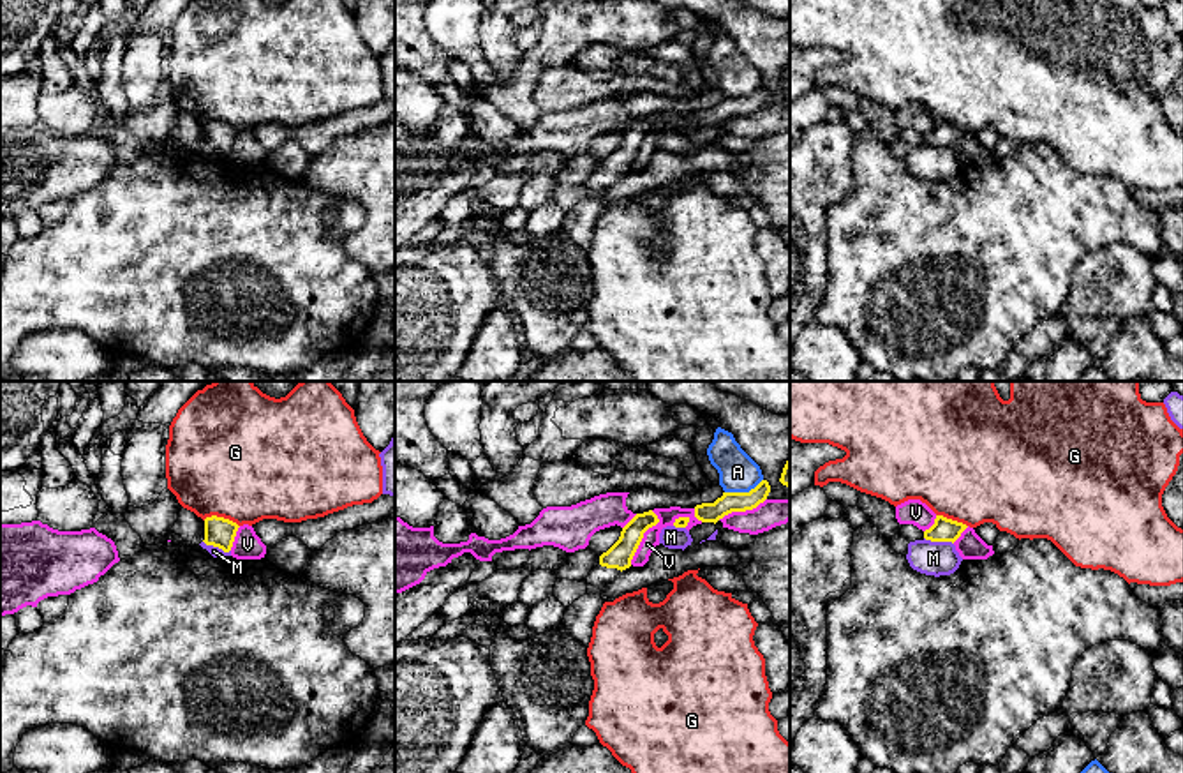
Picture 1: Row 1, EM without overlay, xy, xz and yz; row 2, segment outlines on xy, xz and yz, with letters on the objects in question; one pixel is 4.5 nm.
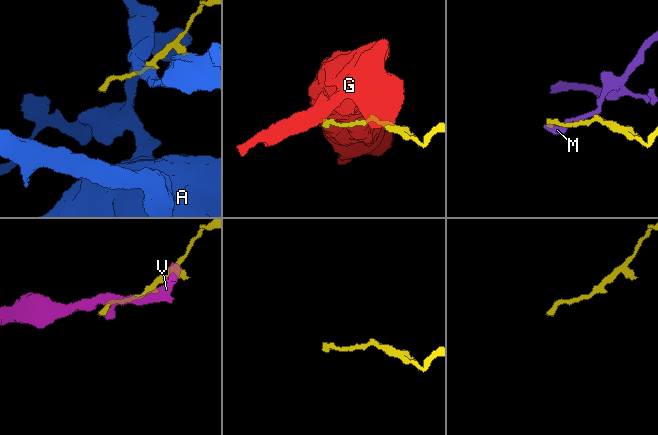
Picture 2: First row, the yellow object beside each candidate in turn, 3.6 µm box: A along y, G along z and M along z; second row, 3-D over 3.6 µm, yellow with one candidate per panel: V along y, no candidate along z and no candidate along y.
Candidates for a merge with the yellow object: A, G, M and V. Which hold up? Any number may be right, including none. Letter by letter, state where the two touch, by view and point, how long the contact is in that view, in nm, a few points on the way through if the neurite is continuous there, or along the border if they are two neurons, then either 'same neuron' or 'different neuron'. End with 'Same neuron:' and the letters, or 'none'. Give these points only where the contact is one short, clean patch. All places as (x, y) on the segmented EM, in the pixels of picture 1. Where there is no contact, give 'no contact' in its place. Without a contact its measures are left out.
A: xz (743, 493) | 190 nm | along xz (762, 479), (748, 491), (725, 493) | different neuron
G: xy (221, 517) | 170 nm | along xy (203, 519), (223, 516), (238, 526) | different neuron
M: yz (938, 540) | 140 nm | along yz (924, 537), (952, 544) | different neuron
V: xz (642, 537) | 260 nm | different neuron
Same neuron: none

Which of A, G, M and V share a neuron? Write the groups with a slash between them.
A / G / M / V

